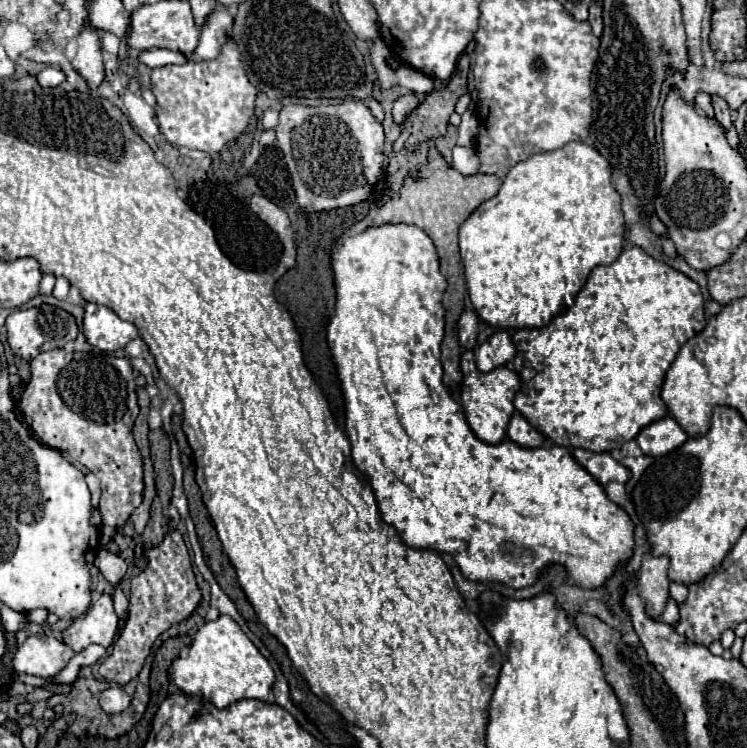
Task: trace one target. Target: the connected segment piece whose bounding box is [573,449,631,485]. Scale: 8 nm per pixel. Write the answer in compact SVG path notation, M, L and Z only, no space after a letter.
M575 449L573 451L573 457L601 485L607 485L611 481L627 483L629 477L631 477L631 471L625 465L621 465L619 461L615 461L609 453L591 453L587 449Z

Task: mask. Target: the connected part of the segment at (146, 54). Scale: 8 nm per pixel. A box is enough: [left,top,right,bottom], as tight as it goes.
[137,49,187,67]

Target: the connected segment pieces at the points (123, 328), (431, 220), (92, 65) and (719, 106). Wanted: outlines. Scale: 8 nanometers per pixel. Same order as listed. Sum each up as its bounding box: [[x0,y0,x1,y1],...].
[[83,303,139,351],[371,151,501,389],[71,29,103,87],[713,97,731,133]]

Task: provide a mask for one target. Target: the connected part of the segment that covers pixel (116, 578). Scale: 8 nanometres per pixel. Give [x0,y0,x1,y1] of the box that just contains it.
[95,549,127,587]

